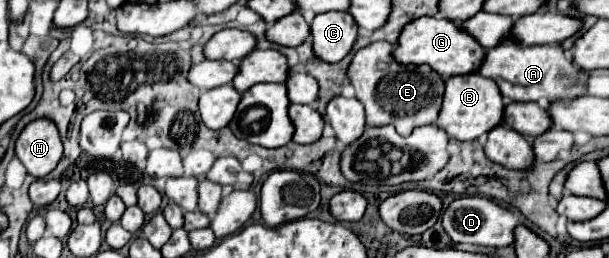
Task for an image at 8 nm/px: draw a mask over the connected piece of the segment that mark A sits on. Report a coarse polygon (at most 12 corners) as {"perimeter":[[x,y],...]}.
{"perimeter":[[504,41],[478,73],[506,101],[584,95],[584,71],[558,45]]}

